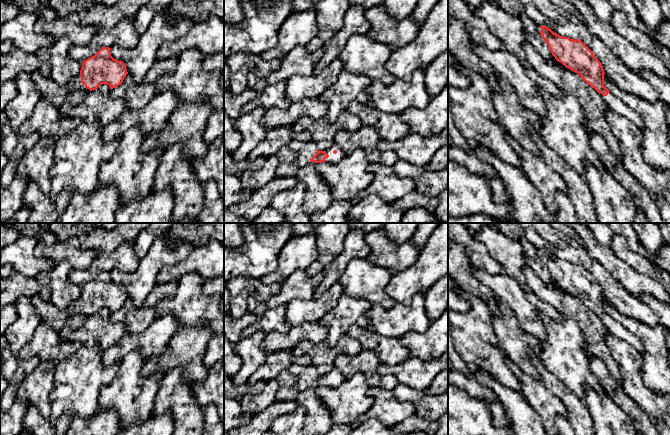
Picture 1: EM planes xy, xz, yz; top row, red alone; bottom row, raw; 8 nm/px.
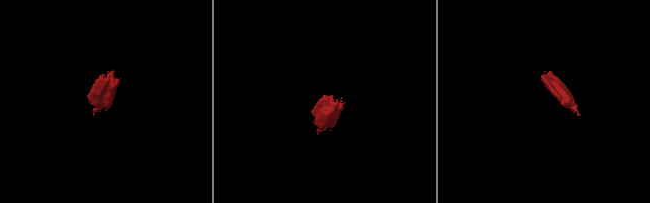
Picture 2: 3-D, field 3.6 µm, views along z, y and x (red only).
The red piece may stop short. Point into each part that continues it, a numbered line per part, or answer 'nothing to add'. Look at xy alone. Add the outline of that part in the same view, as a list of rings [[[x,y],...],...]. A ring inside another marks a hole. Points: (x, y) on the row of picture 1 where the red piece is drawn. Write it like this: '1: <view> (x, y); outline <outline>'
1: xy (74, 84); outline [[[80,73],[70,79],[67,84],[67,88],[71,94],[74,94],[76,91],[79,90],[84,91],[86,94],[90,92],[90,90],[81,83]]]

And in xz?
1: xz (305, 150); outline [[[295,139],[288,144],[288,147],[297,154],[295,162],[298,167],[307,165],[314,167],[318,164],[310,161],[318,151],[317,145],[313,140],[299,141],[298,139]]]

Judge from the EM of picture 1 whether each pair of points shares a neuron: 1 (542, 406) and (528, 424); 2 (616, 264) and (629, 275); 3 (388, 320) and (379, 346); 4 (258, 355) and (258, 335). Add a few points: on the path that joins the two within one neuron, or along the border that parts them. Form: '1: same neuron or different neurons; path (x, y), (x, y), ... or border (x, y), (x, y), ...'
1: different neurons; border (523, 394), (543, 424)
2: same neuron; path (619, 267), (626, 274)
3: different neurons; border (369, 328), (383, 336), (398, 336), (400, 338)
4: same neuron; path (257, 350), (257, 340)

